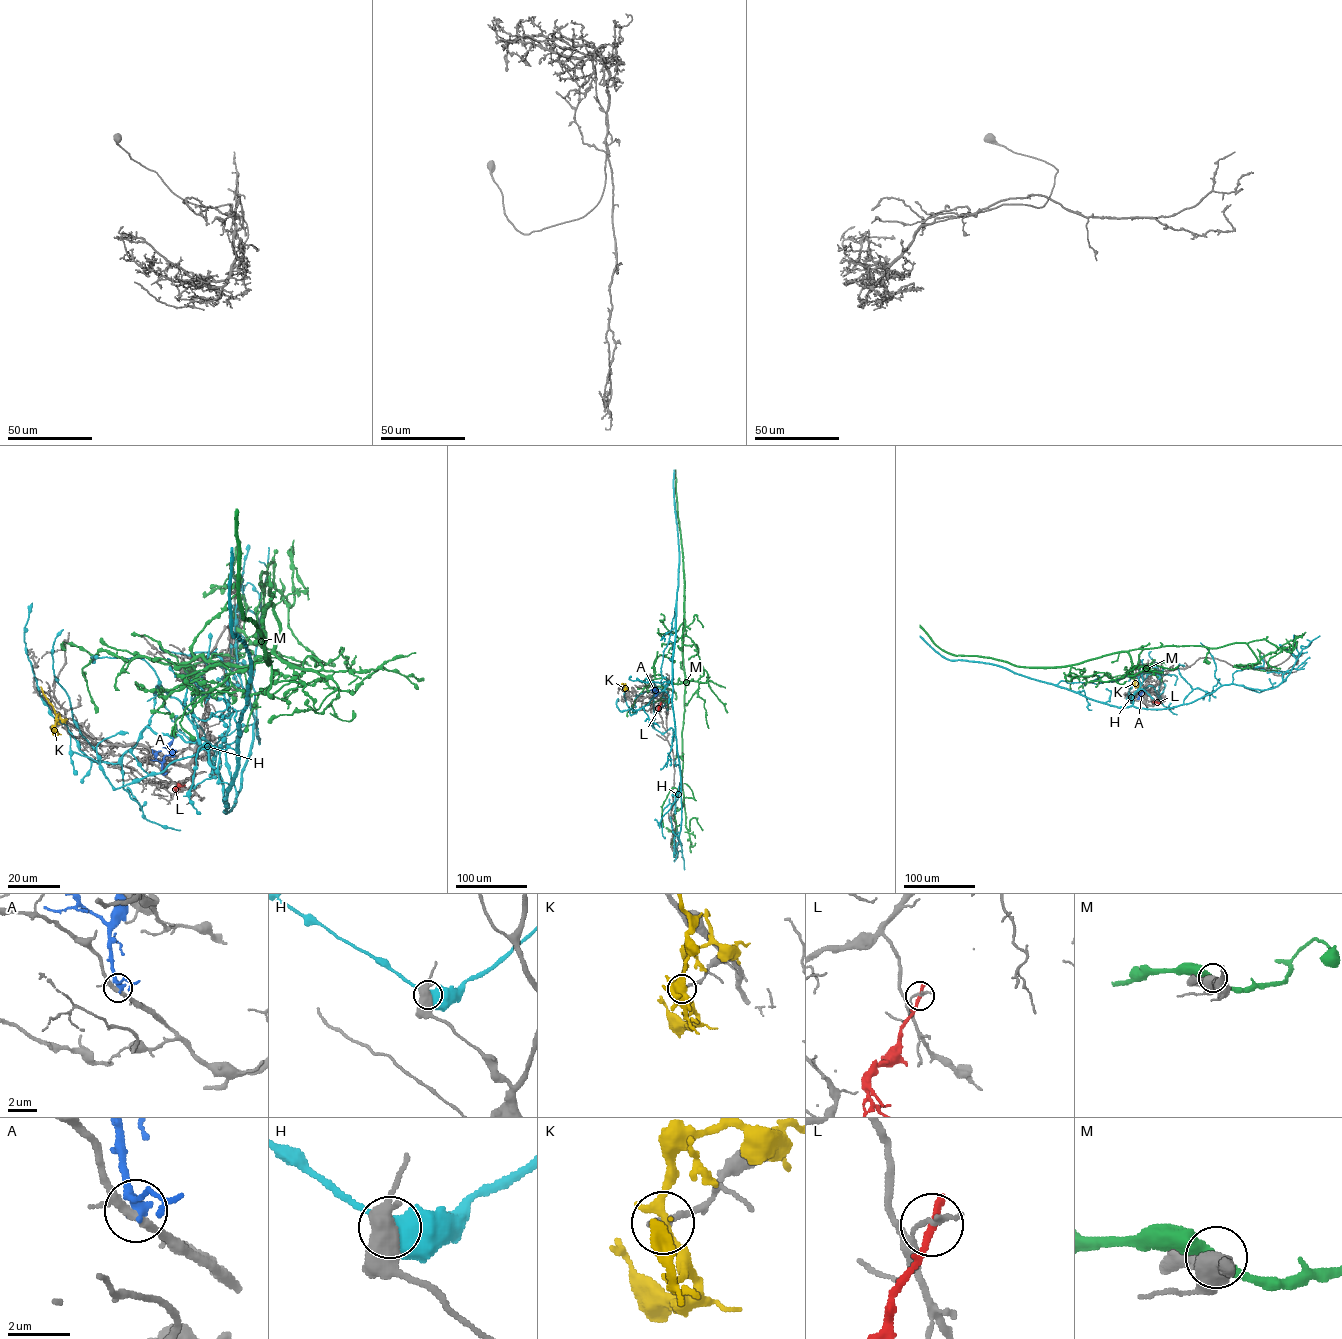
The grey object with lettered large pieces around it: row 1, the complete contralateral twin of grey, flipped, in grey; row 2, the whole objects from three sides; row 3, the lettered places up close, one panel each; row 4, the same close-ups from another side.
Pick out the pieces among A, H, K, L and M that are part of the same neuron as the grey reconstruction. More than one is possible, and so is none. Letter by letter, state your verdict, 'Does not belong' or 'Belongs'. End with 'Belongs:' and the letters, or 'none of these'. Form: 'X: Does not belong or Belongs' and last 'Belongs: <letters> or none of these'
A: Does not belong
H: Does not belong
K: Does not belong
L: Does not belong
M: Does not belong
Belongs: none of these

